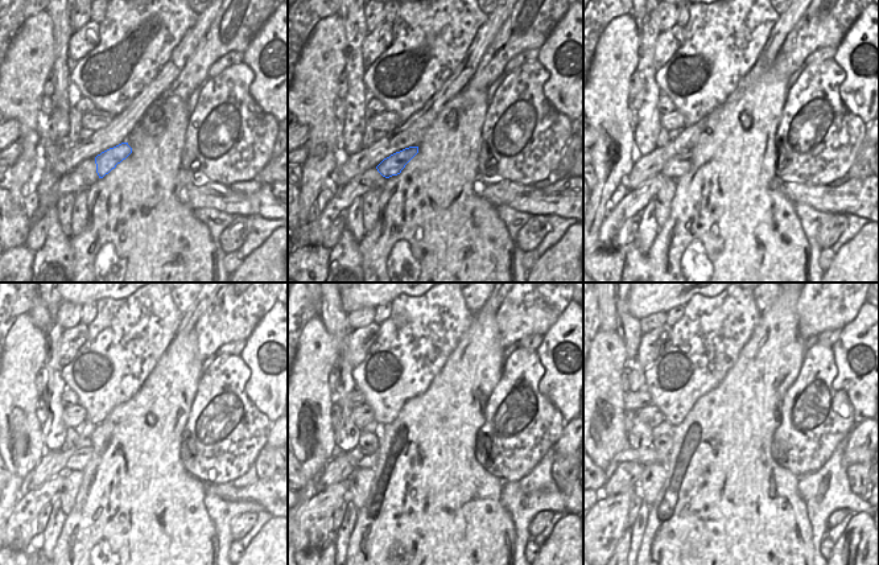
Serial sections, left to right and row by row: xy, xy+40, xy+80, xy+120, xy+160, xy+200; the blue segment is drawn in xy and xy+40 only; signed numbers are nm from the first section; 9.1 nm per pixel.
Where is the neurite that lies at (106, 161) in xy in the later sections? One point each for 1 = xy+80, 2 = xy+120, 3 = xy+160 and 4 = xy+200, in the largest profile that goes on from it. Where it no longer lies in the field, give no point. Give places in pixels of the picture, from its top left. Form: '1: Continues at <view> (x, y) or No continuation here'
1: Continues at xy+80 (679, 165)
2: Continues at xy+120 (78, 461)
3: Continues at xy+160 (355, 456)
4: Continues at xy+200 (646, 456)

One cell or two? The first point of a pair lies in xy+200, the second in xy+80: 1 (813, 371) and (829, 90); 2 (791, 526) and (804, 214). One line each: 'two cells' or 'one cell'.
1: one cell
2: two cells

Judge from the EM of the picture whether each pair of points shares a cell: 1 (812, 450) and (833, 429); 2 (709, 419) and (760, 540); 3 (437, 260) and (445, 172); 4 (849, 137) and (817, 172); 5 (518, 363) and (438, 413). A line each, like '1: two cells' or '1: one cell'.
1: one cell
2: one cell
3: one cell
4: one cell
5: two cells

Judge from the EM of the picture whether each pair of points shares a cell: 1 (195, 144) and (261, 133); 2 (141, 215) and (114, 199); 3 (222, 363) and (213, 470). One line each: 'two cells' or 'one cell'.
1: one cell
2: one cell
3: one cell

